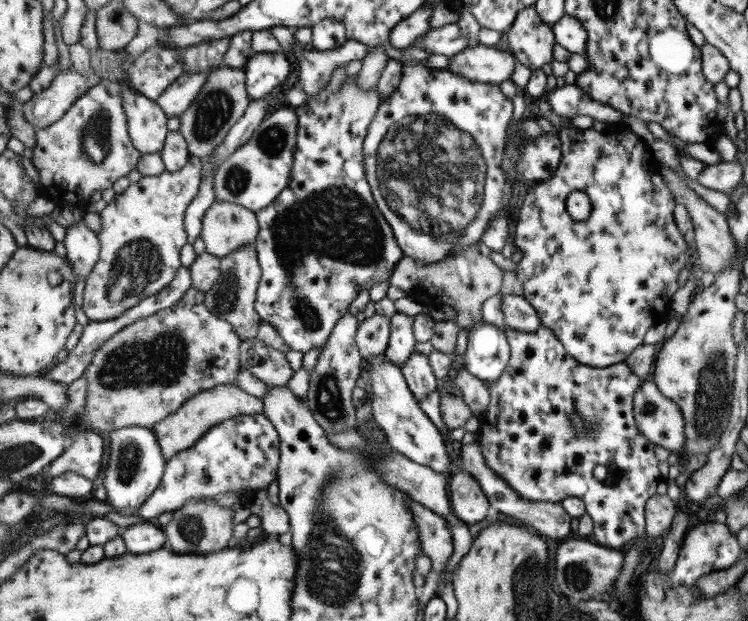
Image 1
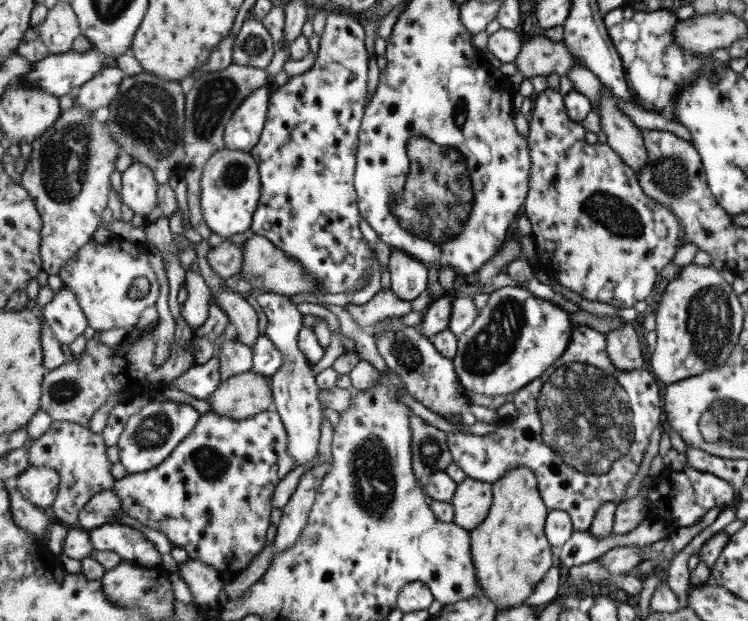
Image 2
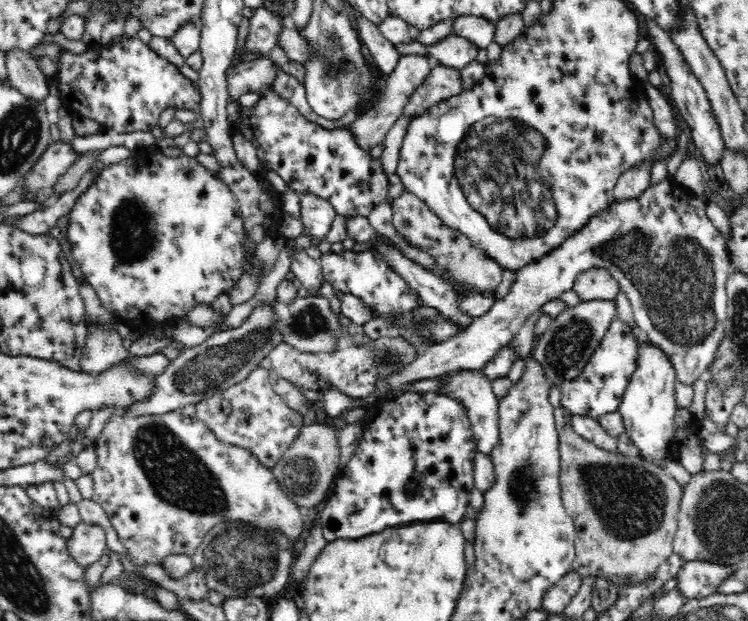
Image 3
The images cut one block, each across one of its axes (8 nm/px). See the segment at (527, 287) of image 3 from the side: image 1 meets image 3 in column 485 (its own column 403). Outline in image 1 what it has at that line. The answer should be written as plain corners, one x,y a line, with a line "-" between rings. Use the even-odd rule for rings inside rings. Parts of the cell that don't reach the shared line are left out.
397,312
391,317
391,336
386,356
400,367
409,362
415,352
417,339
414,333
415,316

